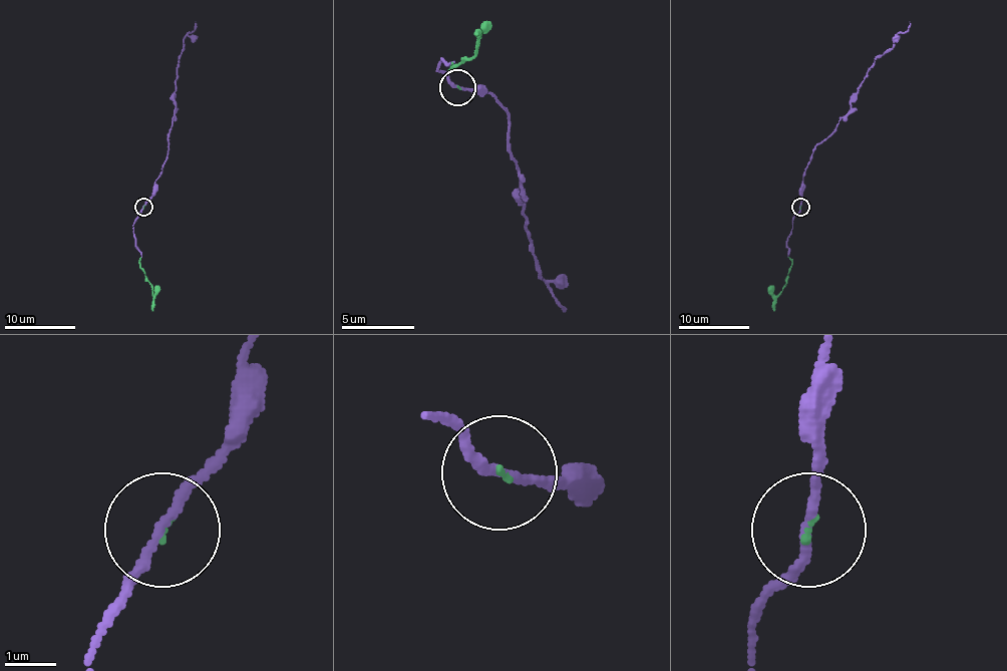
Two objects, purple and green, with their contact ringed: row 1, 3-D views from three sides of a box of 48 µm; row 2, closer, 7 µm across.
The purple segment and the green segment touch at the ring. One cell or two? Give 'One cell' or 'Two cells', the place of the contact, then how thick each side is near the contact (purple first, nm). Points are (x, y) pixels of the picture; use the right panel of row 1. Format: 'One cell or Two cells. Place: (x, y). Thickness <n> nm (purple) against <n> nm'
One cell. Place: (800, 207). Thickness 170 nm (purple) against 60 nm

